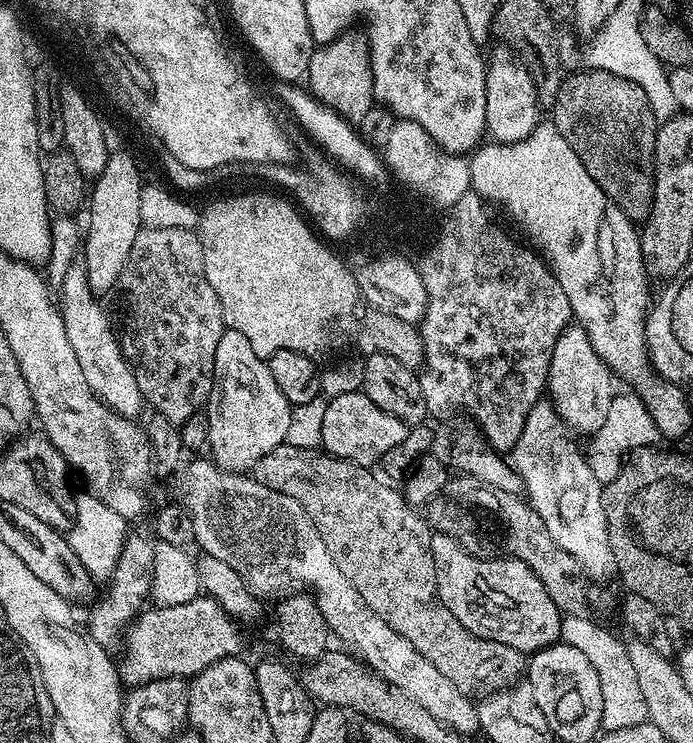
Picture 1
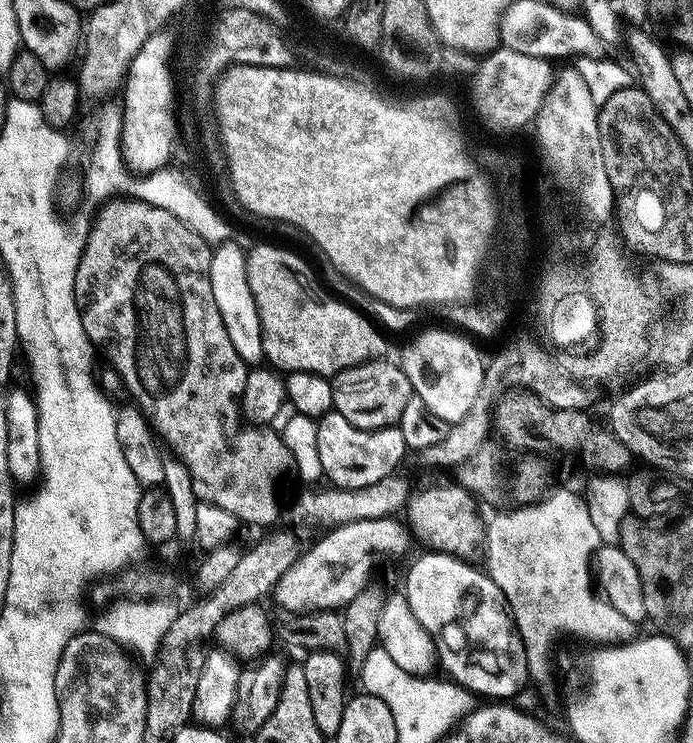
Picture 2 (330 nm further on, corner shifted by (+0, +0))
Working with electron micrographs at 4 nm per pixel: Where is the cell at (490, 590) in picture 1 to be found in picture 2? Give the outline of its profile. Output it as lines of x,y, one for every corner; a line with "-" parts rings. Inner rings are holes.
459,483
440,484
437,488
428,488
425,492
420,492
411,497
406,505
407,527
410,529
411,535
416,536
425,545
425,549
434,552
445,552
451,556
456,556
459,560
475,561
476,555
481,555
482,549
486,544
486,520
480,517
480,512
476,509
478,503
477,497
471,492
467,492

